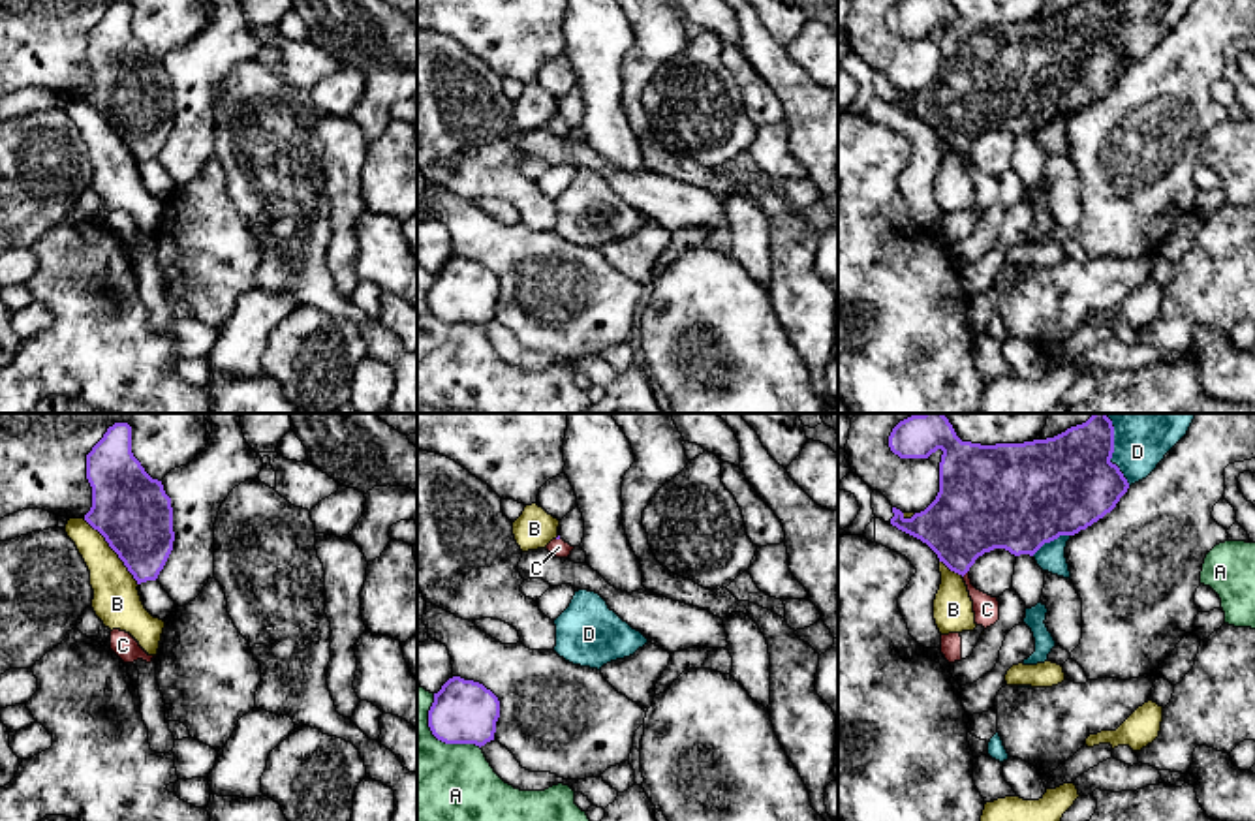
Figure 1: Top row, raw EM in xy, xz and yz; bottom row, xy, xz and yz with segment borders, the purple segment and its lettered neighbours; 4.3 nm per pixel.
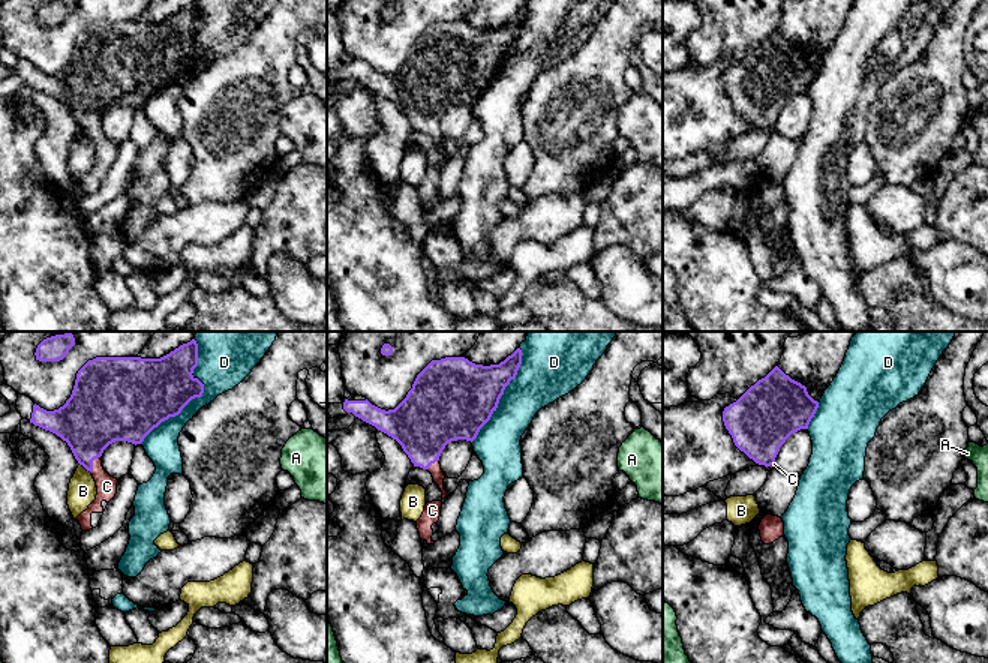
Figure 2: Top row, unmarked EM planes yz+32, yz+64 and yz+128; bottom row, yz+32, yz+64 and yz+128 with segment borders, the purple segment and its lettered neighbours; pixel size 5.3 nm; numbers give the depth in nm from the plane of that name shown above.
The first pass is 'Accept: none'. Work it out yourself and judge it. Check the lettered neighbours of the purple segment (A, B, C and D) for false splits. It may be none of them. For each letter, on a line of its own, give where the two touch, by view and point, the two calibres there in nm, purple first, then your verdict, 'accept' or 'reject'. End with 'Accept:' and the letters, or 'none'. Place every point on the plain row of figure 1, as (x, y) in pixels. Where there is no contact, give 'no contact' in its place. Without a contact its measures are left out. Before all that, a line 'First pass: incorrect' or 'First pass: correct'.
First pass: incorrect
A: meets purple in xz at (436, 316); 280 nm thick on the purple side, 480 nm on the other; reject
B: meets purple in xy at (113, 128); 320 nm thick on the purple side, 200 nm on the other; reject
C: meets purple in yz at (966, 151); 340 nm thick on the purple side, 110 nm on the other; accept
D: meets purple in yz at (1113, 30); 420 nm thick on the purple side, 220 nm on the other; reject
Accept: C

